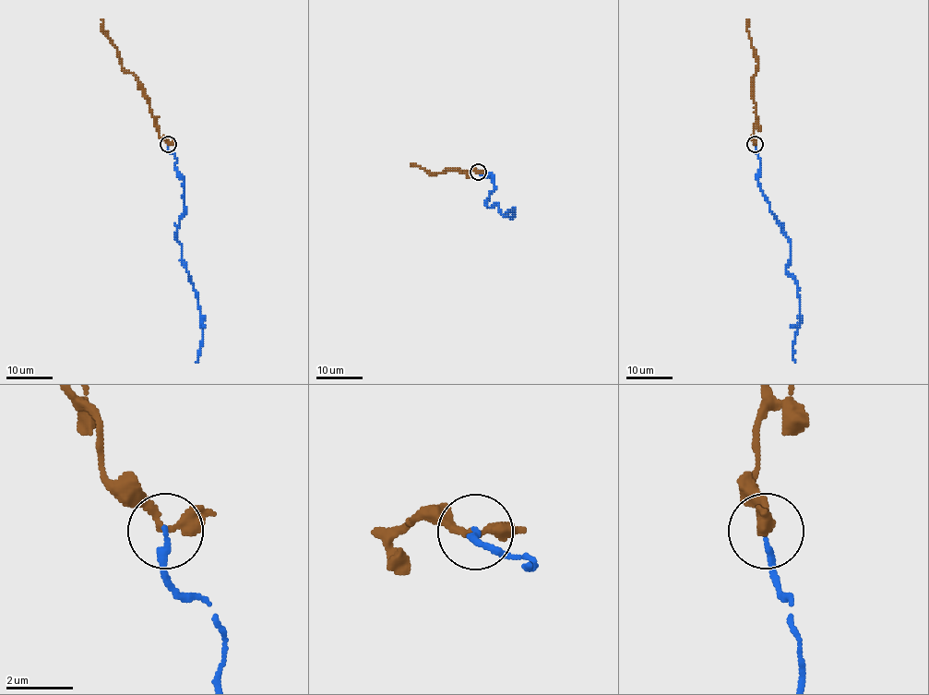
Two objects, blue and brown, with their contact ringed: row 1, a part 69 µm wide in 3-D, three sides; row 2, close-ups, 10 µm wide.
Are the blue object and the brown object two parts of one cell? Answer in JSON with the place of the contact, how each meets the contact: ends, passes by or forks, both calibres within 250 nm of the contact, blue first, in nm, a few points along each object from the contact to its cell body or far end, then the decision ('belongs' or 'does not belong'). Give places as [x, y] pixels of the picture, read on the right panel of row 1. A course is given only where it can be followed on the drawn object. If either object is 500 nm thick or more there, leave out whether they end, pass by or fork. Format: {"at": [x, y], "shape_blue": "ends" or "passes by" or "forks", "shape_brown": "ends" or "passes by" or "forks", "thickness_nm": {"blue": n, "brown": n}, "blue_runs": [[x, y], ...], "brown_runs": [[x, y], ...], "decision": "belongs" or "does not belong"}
{"at": [755, 144], "shape_blue": "ends", "shape_brown": "passes by", "thickness_nm": {"blue": 190, "brown": 280}, "blue_runs": [[755, 144], [759, 159], [757, 183], [791, 244], [786, 272], [799, 289], [800, 310], [793, 344], [795, 363]], "brown_runs": [[755, 144], [753, 81], [757, 66], [755, 49], [747, 29], [748, 18]], "decision": "does not belong"}

